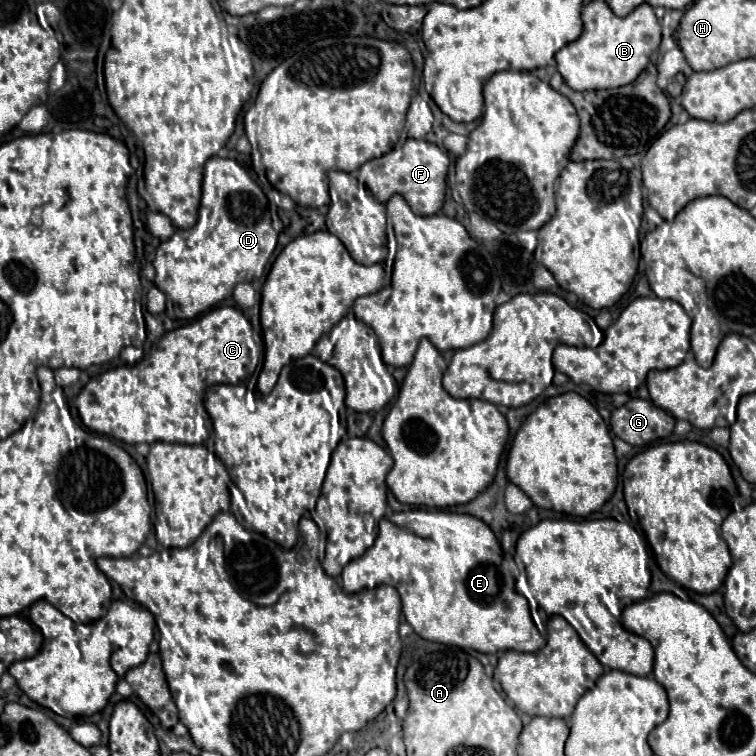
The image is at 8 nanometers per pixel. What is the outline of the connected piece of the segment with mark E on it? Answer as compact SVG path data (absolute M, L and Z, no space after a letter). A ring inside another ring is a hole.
M412 508L380 519L374 545L364 555L352 559L342 571L342 587L346 593L356 593L376 585L392 585L400 593L402 613L422 639L480 653L498 653L508 649L538 651L546 645L530 617L526 597L516 593L510 573L502 575L502 549L496 535L478 517L458 515L444 509Z

